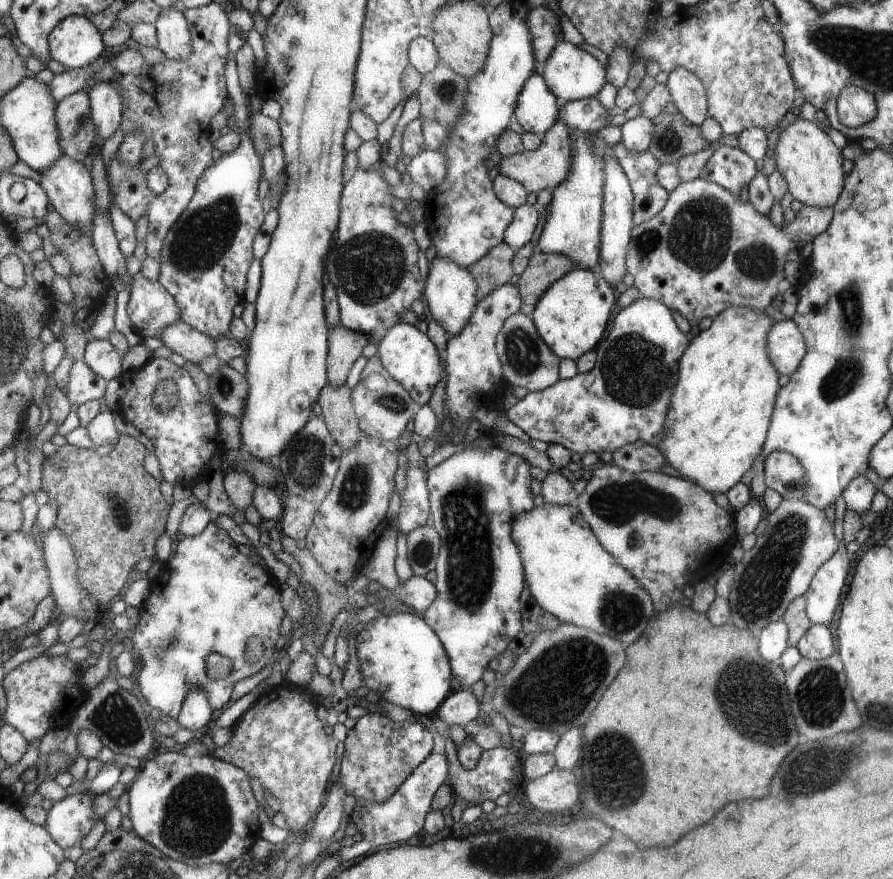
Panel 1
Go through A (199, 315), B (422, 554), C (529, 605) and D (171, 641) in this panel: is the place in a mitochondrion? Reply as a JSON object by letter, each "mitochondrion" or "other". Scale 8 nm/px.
{"A":"other","B":"mitochondrion","C":"other","D":"mitochondrion"}

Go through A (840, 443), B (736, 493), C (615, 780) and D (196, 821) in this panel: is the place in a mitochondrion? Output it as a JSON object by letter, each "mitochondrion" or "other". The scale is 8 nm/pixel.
{"A":"other","B":"other","C":"mitochondrion","D":"mitochondrion"}

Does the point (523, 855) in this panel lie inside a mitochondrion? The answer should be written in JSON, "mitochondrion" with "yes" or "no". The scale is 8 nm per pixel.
{"mitochondrion":"yes"}

